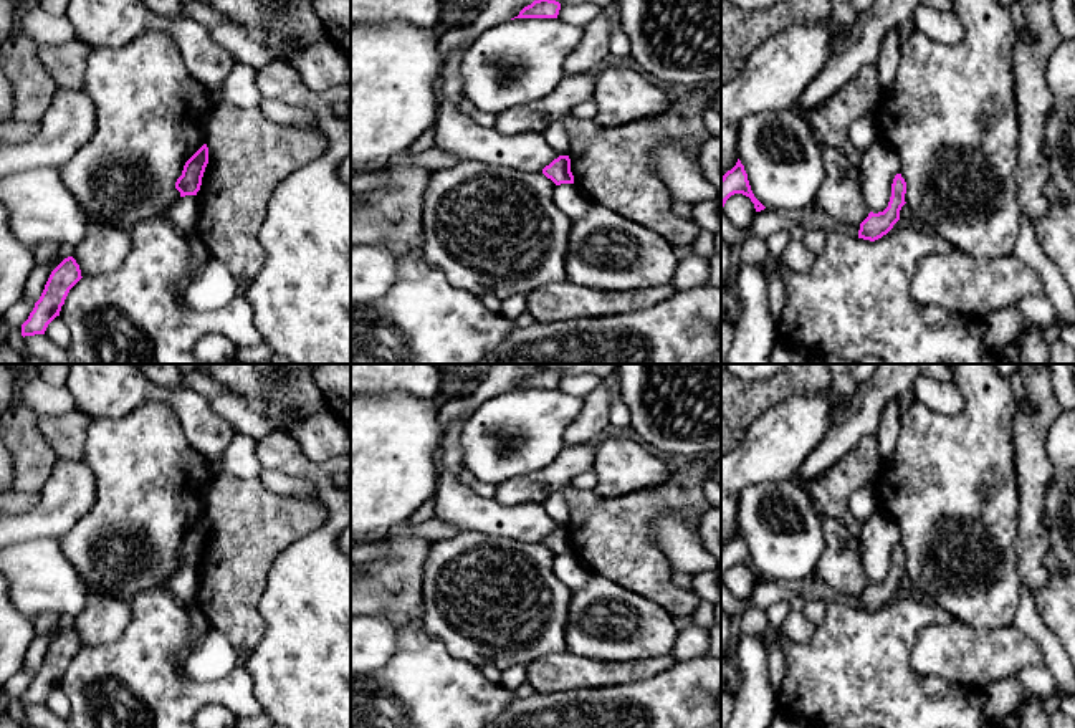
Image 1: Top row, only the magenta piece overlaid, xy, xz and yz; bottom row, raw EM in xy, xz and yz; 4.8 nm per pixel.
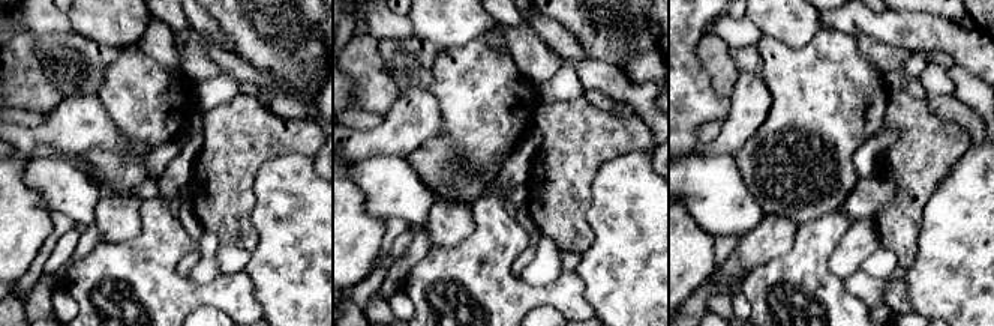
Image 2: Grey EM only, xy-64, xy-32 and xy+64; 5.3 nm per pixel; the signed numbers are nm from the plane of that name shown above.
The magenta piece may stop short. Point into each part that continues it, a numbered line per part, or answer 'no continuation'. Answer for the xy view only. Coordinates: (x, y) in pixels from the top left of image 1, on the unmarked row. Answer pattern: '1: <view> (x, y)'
no continuation

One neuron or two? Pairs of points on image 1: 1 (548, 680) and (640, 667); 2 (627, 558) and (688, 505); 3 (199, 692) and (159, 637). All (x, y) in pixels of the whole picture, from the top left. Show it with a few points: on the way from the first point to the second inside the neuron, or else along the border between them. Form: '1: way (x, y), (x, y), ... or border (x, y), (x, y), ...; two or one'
1: way (571, 674), (617, 674); one
2: way (627, 536), (627, 531), (654, 505), (667, 505); one
3: way (177, 702), (159, 687), (159, 659); one

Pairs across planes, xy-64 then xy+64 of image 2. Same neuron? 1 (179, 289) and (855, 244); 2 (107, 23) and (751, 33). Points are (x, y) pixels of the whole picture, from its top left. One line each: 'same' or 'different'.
1: different
2: different

